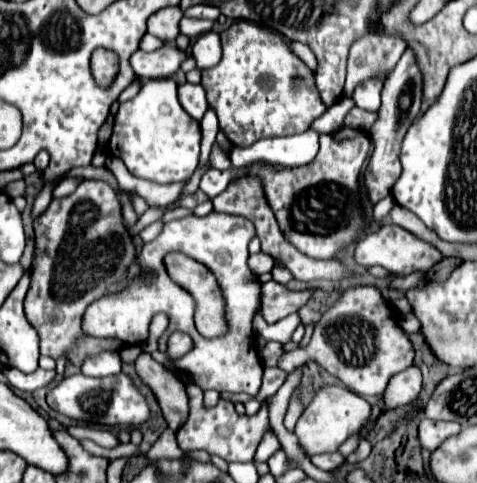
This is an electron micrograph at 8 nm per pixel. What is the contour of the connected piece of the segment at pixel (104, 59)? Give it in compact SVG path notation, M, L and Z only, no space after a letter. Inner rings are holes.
M96 50L92 54L92 74L100 86L108 86L116 76L116 54L108 50Z

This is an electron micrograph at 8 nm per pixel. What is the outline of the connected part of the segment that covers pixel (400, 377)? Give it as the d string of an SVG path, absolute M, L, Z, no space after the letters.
M410 366L408 370L402 370L400 374L392 376L390 382L388 382L388 388L384 392L386 410L414 402L418 398L420 390L422 390L420 370L414 368L414 366Z

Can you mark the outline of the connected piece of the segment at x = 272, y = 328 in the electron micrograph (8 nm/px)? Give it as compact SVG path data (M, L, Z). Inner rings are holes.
M256 314L252 320L252 330L254 330L254 334L262 336L264 340L276 340L280 344L288 344L292 340L292 332L296 330L298 324L300 324L298 314L292 314L276 324L266 324L264 318L260 314Z

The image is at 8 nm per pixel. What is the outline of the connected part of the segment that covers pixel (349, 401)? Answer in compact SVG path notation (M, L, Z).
M324 386L314 400L306 406L304 414L296 422L294 434L300 440L300 446L304 446L308 456L322 454L322 452L336 452L338 446L354 432L362 428L366 418L370 416L370 404L360 398L358 394L342 388L342 386Z

